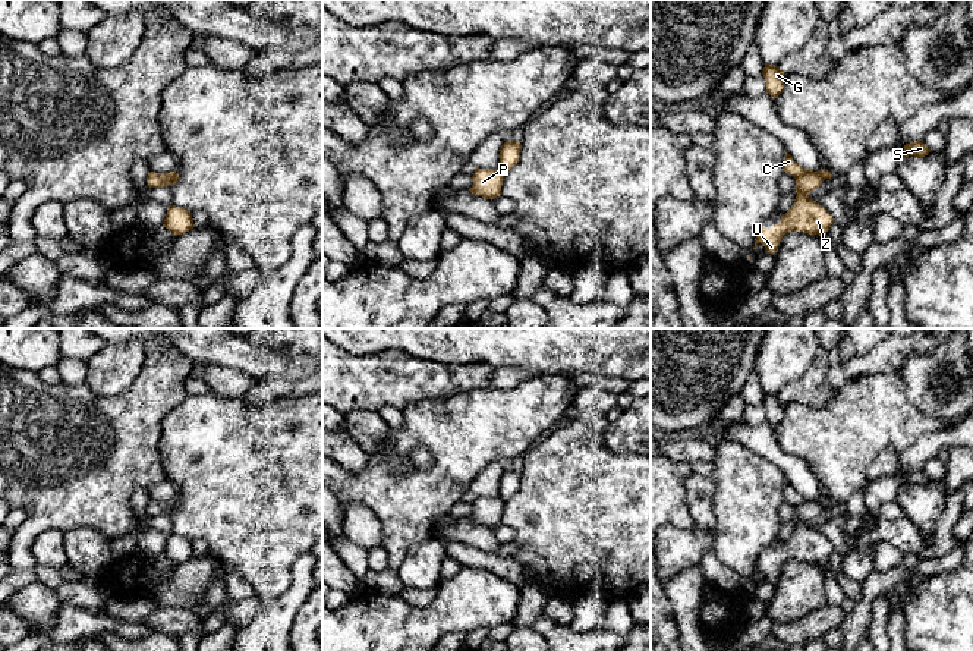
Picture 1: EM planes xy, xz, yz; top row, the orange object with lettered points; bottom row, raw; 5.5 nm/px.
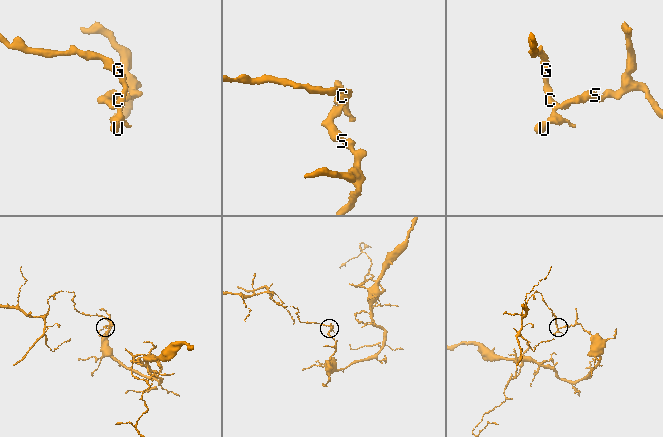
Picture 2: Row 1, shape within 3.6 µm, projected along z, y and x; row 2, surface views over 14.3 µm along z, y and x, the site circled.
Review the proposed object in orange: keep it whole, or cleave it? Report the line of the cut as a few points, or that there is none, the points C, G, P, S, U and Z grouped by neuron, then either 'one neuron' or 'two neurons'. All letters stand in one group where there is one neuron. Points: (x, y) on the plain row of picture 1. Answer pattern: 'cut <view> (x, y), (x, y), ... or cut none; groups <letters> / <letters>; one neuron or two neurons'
cut xz (498, 496), (503, 500); groups C G U Z / P S; two neurons

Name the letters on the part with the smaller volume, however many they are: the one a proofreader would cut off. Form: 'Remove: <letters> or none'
Remove: C, G, U, Z

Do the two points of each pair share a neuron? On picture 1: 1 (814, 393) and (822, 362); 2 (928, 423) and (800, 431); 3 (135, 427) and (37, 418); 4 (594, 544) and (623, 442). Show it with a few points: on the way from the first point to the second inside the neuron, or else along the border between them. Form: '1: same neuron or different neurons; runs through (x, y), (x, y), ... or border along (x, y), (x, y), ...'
1: same neuron; runs through (814, 386), (819, 370)
2: same neuron; runs through (896, 424), (859, 424), (850, 431), (833, 431)
3: same neuron; runs through (110, 427), (62, 427)
4: different neurons; border along (604, 434), (605, 443), (613, 450), (635, 453)

